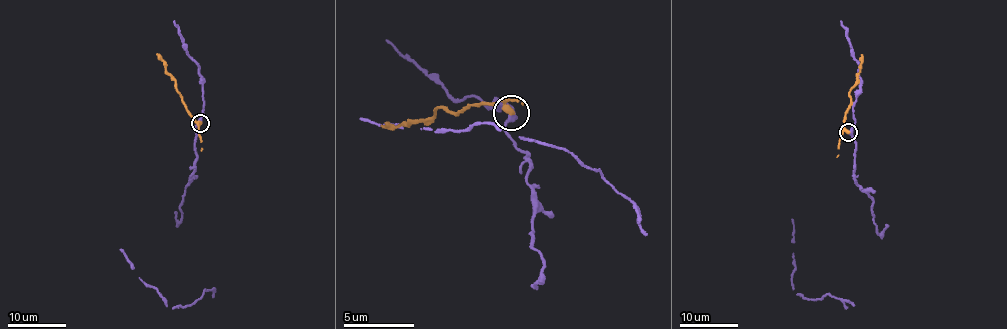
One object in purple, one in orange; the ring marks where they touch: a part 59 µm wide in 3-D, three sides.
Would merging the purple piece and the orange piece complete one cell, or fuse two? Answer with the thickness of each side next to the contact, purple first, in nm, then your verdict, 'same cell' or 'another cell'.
320/400 nm | another cell

